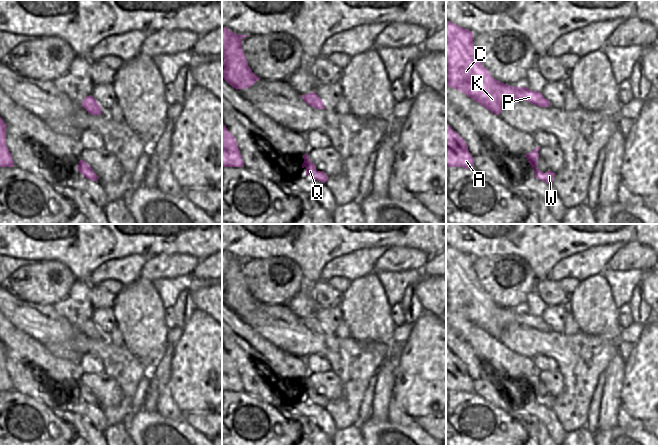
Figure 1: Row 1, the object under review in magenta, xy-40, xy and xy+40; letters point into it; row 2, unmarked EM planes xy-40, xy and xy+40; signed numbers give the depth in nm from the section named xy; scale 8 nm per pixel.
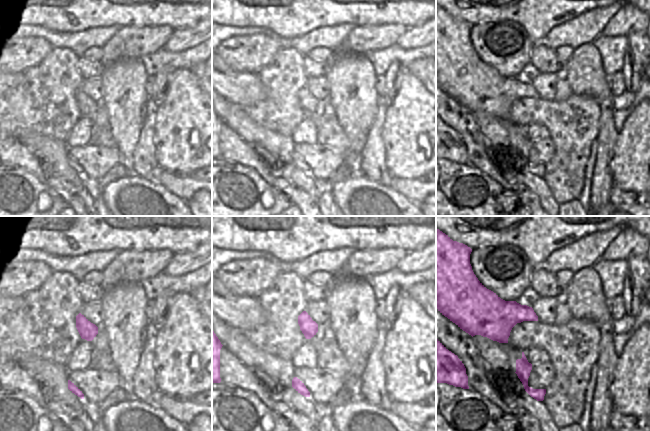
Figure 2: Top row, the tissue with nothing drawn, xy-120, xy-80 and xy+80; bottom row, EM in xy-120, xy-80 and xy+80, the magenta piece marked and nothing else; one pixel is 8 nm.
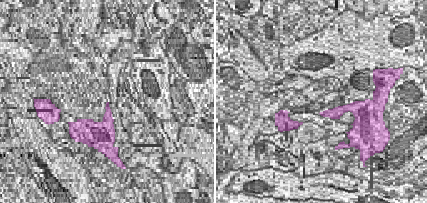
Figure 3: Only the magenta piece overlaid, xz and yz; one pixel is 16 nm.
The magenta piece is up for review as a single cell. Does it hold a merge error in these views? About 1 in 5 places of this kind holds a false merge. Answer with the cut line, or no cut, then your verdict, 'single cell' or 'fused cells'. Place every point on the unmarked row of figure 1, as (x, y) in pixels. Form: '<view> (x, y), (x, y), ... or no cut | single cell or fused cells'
no cut | single cell

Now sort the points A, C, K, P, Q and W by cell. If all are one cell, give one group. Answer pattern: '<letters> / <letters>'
A C K P Q W

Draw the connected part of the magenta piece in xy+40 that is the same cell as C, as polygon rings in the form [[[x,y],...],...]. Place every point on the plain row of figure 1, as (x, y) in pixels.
[[[446,243],[447,311],[461,315],[495,339],[513,323],[550,331],[550,326],[540,316],[497,305],[480,286],[473,264],[471,255]]]

